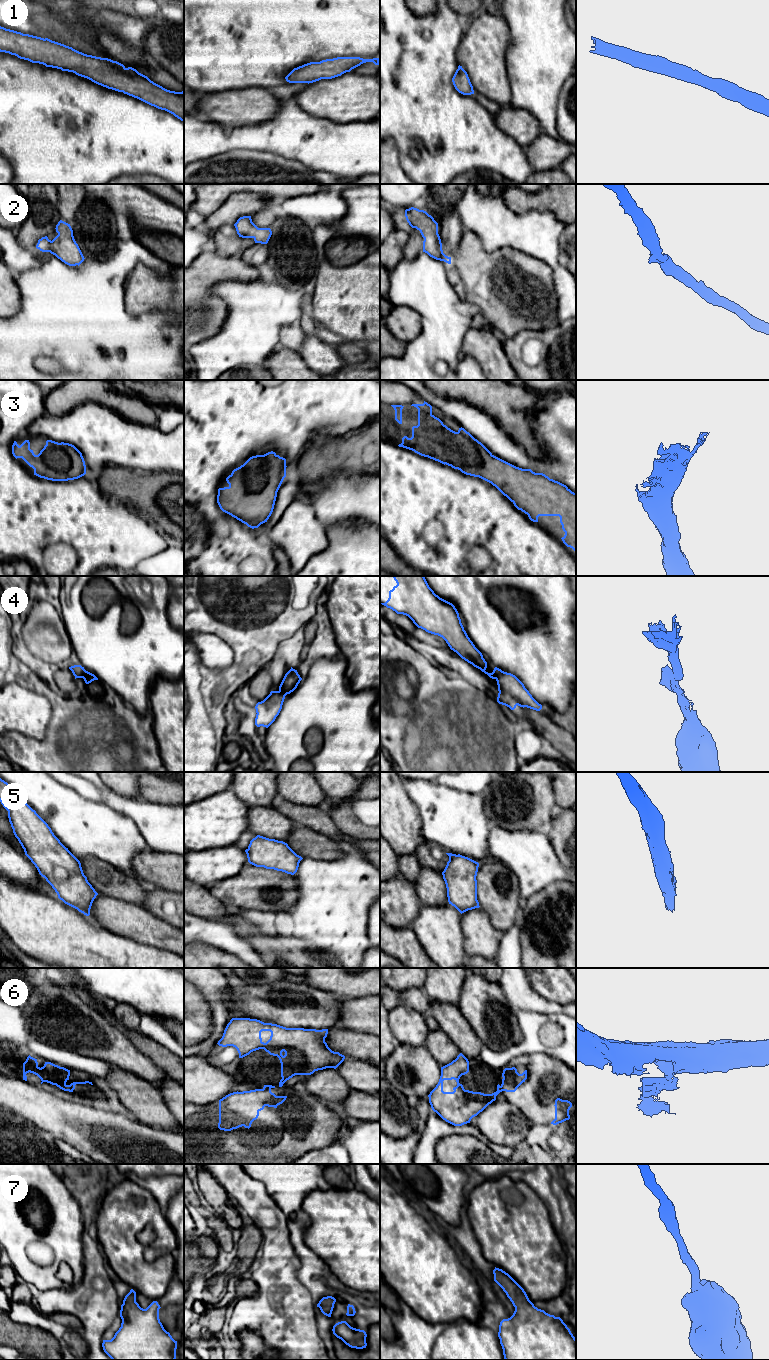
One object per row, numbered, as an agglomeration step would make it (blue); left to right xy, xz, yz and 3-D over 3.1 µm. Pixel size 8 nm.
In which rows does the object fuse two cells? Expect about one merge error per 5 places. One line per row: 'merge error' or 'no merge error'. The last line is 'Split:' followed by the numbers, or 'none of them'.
1: no merge error
2: no merge error
3: no merge error
4: no merge error
5: no merge error
6: merge error
7: no merge error
Split: 6

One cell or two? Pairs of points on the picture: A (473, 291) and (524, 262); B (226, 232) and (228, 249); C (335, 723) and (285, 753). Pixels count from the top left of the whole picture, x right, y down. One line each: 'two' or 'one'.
A: one
B: one
C: one

